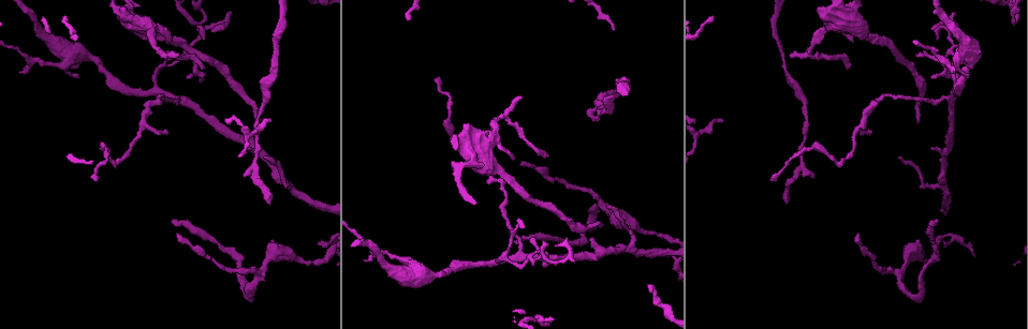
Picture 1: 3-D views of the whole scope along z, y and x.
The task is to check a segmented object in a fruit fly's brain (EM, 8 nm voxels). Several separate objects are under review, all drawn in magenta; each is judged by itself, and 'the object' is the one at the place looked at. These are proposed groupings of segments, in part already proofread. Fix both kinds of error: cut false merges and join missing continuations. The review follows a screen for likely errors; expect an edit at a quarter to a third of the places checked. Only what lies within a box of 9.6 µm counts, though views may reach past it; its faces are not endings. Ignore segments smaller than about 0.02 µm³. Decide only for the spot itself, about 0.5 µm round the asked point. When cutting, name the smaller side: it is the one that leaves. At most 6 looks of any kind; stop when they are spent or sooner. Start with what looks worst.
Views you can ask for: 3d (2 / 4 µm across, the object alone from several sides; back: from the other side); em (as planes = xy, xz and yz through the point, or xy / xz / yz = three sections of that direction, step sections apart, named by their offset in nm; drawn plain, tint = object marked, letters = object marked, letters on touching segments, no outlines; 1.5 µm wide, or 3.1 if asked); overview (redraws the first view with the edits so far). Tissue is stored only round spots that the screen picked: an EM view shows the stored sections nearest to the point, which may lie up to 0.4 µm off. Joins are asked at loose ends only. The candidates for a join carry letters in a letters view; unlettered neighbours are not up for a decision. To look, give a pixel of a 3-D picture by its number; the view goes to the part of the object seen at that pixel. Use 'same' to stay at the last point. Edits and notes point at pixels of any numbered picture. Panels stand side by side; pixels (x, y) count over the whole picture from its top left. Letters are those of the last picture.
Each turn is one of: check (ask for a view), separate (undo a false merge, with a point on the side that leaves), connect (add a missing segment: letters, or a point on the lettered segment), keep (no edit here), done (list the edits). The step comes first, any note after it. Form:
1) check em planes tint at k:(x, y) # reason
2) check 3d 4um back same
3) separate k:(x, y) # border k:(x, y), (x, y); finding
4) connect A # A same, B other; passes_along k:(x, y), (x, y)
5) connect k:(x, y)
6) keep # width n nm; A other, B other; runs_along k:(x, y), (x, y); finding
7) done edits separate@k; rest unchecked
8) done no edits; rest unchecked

check 3d 2um at 1:(599, 120) # tapers out

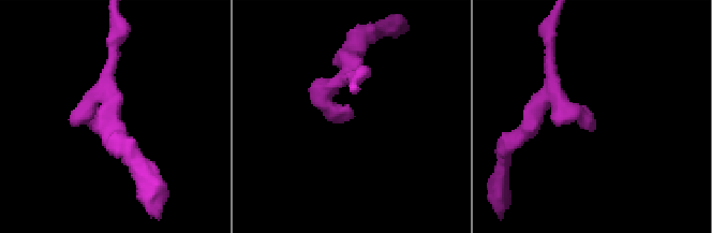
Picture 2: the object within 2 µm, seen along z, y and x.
check em planes plain at 2:(351, 112)

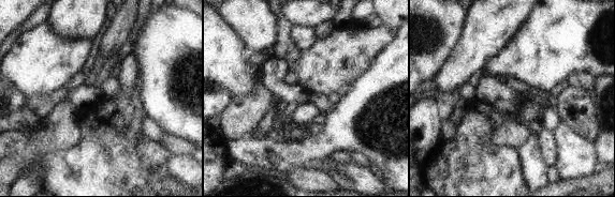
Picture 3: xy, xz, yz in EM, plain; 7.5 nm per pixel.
check em planes letters same

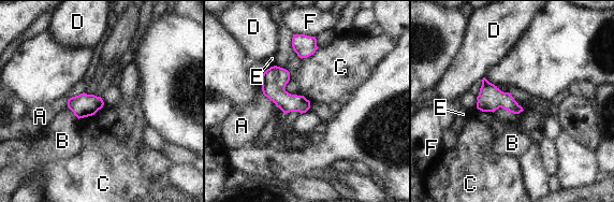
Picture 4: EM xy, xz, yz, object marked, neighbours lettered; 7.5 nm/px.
keep # A other, B other, C other, D other, E other, F other; no lettered segment goes on from it

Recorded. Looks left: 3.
check em planes tint at 1:(171, 221) # long arm stops here

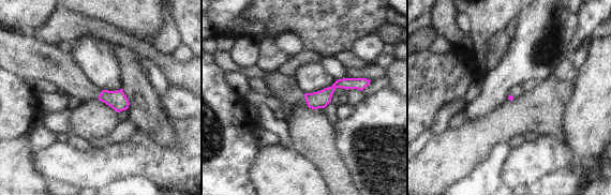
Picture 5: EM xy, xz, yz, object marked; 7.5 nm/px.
check em planes letters same # see the neighbours

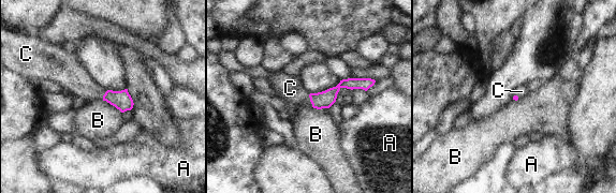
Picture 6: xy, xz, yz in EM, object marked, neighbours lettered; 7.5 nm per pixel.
connect C # A other, B other, C same; passes_along 6:(325, 99), (310, 100), (290, 88); it goes on there

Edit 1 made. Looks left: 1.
done edits connect@6; rest unchecked

